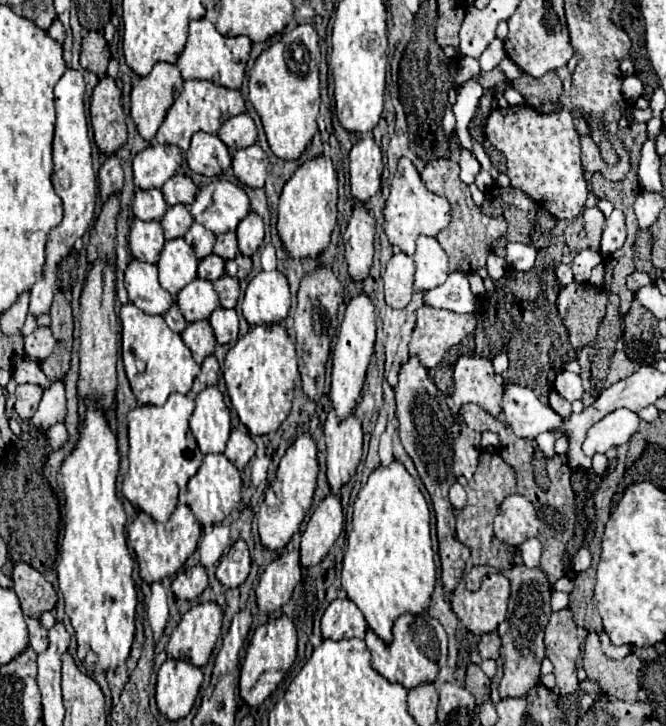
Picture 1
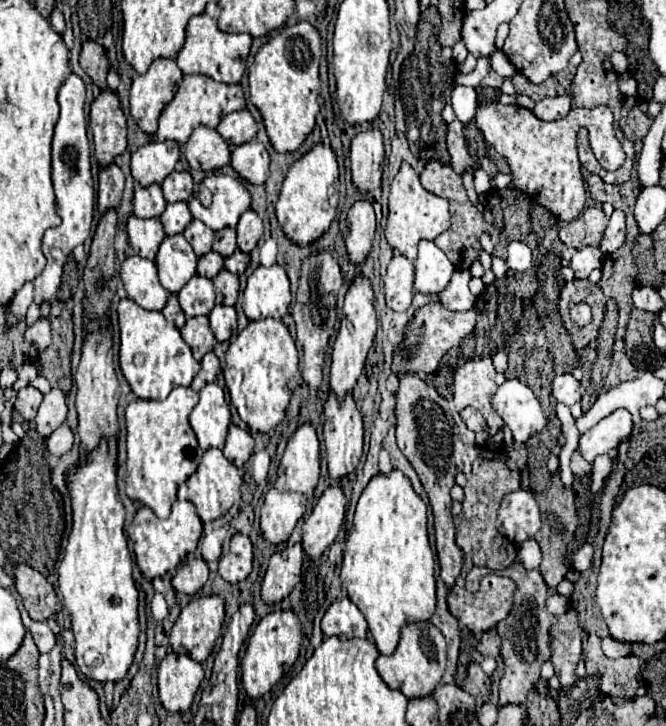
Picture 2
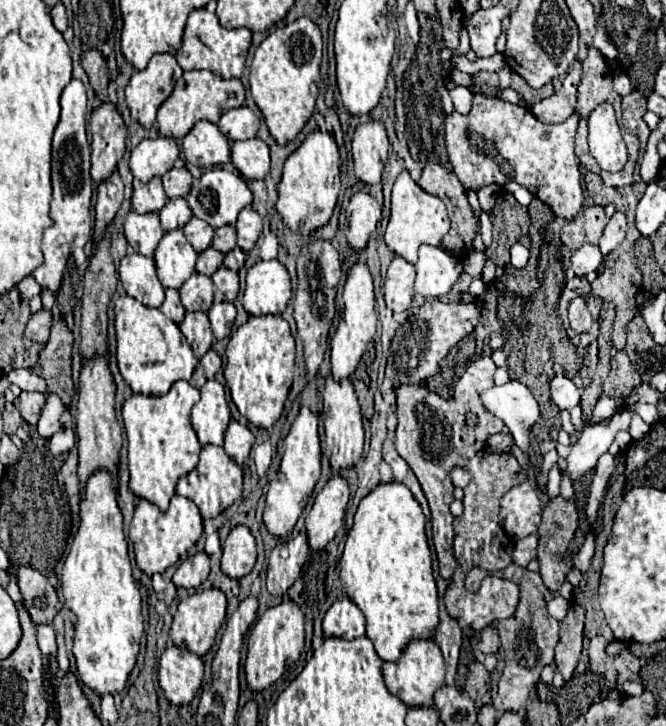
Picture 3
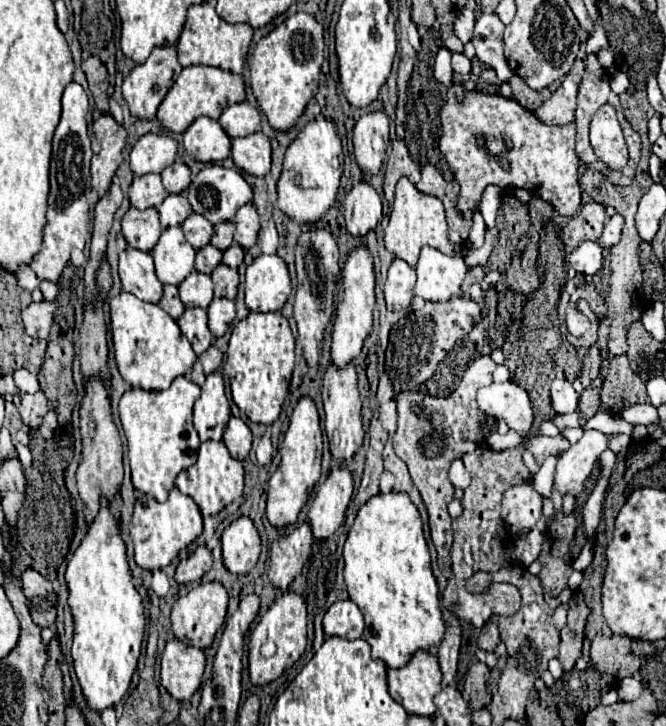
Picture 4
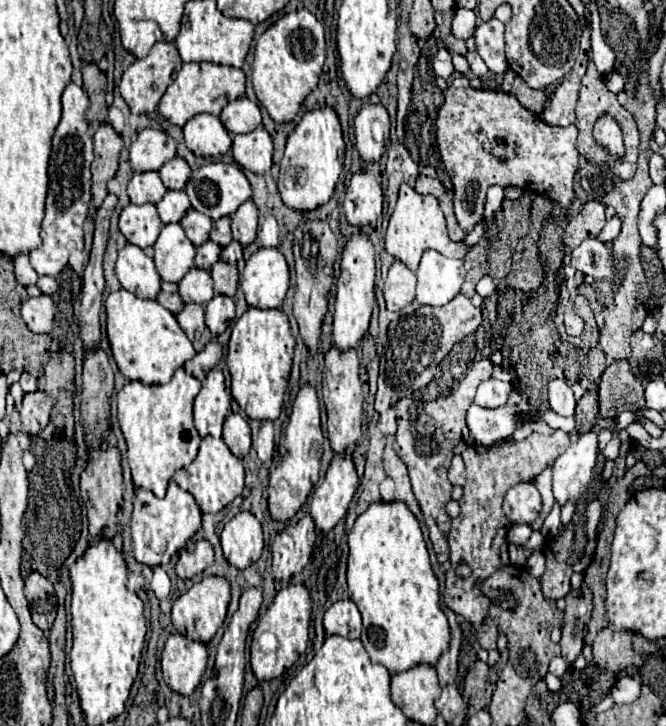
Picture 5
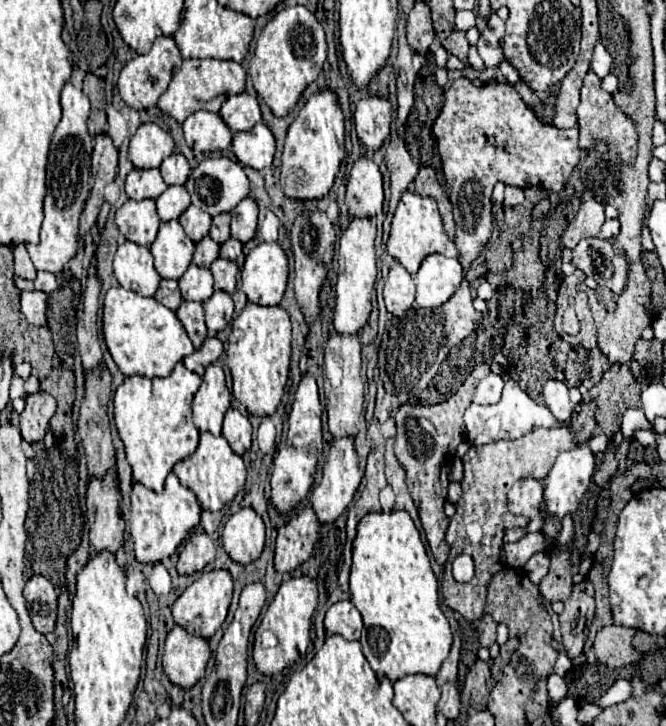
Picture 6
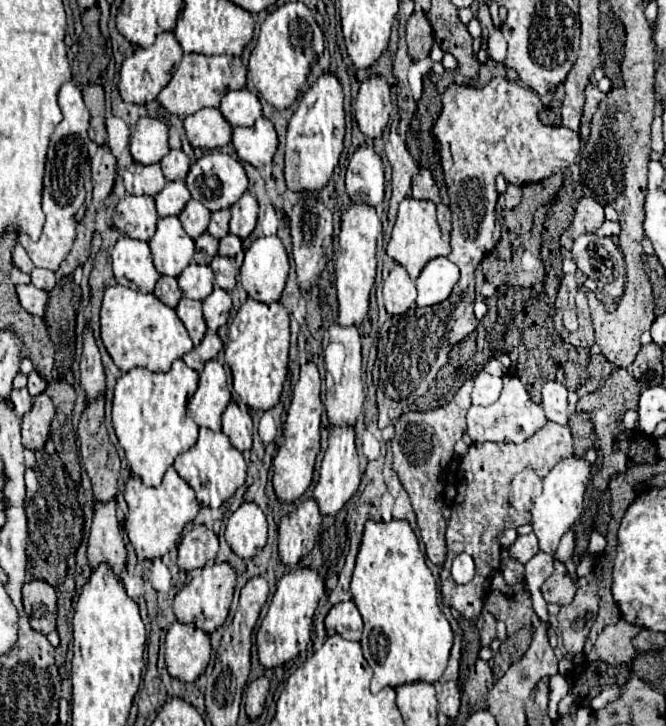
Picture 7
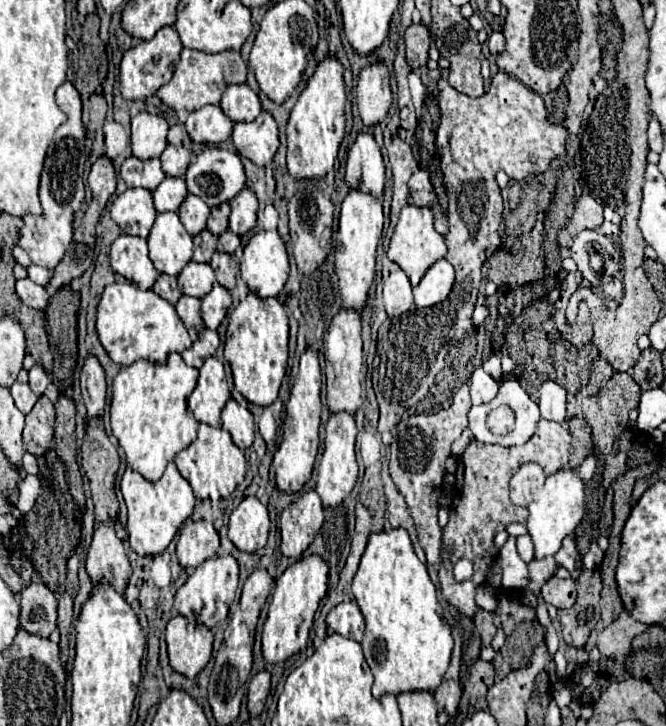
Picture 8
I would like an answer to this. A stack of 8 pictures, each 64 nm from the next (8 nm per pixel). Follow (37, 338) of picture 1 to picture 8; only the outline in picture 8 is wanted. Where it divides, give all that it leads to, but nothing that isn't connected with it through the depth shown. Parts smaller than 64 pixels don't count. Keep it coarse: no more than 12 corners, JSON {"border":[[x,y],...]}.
{"border":[[28,276],[16,280],[24,304],[44,310],[50,294]]}

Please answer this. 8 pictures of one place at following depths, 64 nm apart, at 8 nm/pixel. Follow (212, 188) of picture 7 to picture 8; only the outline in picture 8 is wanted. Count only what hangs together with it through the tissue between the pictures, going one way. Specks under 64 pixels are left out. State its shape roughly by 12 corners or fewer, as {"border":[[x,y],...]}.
{"border":[[206,146],[186,172],[188,192],[208,206],[246,186],[236,152]]}

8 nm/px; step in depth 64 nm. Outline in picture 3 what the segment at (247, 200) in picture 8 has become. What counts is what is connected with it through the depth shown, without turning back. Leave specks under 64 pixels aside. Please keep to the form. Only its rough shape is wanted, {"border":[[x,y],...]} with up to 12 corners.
{"border":[[248,206],[238,214],[238,246],[248,252],[262,232],[262,218]]}

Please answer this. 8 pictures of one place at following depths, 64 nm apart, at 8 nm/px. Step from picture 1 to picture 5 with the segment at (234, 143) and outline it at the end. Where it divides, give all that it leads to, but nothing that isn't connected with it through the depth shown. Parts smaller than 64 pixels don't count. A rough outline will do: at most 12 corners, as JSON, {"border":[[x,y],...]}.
{"border":[[246,96],[232,100],[220,114],[232,134],[260,126],[260,108]]}

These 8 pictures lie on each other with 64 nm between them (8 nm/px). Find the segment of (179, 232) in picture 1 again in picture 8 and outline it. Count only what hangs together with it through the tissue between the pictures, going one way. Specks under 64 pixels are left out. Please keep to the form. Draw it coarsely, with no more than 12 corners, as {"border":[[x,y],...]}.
{"border":[[166,176],[152,192],[158,212],[178,210],[188,190],[184,178]]}

